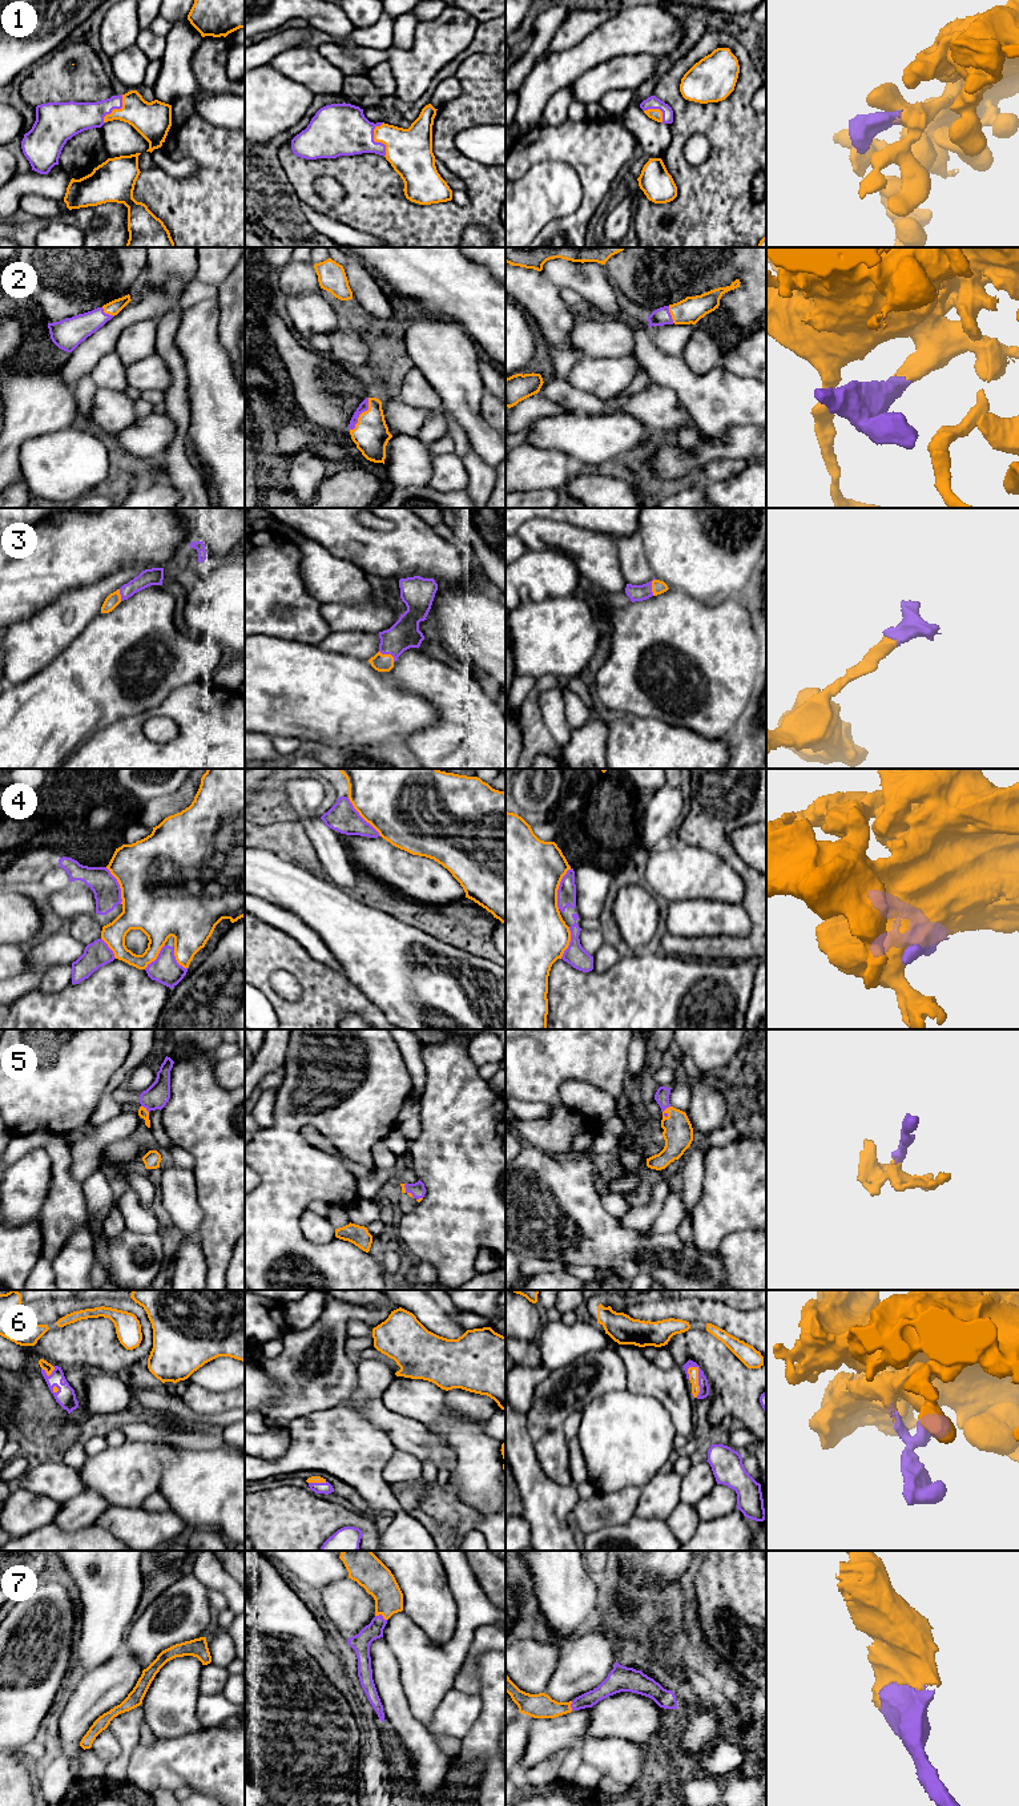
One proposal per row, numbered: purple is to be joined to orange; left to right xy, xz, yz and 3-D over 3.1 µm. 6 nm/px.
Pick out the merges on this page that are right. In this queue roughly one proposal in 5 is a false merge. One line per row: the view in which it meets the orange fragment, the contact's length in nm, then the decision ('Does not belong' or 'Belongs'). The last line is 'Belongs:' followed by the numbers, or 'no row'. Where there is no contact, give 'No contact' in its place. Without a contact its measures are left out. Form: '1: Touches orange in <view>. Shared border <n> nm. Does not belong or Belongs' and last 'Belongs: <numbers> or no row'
1: Touches orange in xz. Shared border 200 nm. Belongs
2: Touches orange in xz. Shared border 240 nm. Belongs
3: Touches orange in xz. Shared border 120 nm. Belongs
4: Touches orange in yz. Shared border 260 nm. Does not belong
5: Touches orange in xy. Shared border 60 nm. Belongs
6: Touches orange in yz. Shared border 200 nm. Belongs
7: Touches orange in xz. Shared border 80 nm. Belongs
Belongs: 1, 2, 3, 5, 6, 7

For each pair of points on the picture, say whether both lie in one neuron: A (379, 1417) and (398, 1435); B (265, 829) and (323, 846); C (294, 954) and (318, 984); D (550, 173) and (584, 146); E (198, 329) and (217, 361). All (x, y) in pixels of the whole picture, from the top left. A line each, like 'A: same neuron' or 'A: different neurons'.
A: same neuron
B: different neurons
C: same neuron
D: different neurons
E: same neuron

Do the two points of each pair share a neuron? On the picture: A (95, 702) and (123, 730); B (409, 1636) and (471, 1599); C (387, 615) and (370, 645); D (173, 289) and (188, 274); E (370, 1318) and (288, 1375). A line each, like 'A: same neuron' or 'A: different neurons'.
A: different neurons
B: same neuron
C: different neurons
D: different neurons
E: same neuron

